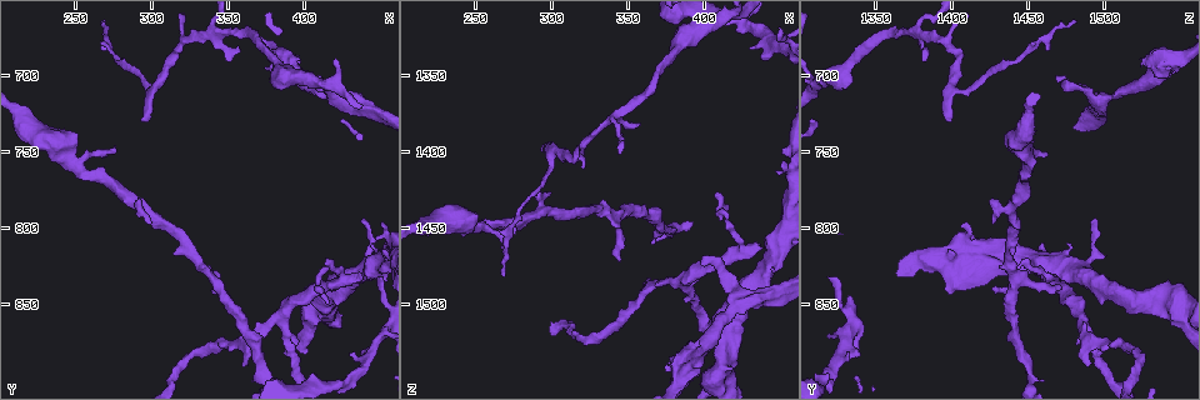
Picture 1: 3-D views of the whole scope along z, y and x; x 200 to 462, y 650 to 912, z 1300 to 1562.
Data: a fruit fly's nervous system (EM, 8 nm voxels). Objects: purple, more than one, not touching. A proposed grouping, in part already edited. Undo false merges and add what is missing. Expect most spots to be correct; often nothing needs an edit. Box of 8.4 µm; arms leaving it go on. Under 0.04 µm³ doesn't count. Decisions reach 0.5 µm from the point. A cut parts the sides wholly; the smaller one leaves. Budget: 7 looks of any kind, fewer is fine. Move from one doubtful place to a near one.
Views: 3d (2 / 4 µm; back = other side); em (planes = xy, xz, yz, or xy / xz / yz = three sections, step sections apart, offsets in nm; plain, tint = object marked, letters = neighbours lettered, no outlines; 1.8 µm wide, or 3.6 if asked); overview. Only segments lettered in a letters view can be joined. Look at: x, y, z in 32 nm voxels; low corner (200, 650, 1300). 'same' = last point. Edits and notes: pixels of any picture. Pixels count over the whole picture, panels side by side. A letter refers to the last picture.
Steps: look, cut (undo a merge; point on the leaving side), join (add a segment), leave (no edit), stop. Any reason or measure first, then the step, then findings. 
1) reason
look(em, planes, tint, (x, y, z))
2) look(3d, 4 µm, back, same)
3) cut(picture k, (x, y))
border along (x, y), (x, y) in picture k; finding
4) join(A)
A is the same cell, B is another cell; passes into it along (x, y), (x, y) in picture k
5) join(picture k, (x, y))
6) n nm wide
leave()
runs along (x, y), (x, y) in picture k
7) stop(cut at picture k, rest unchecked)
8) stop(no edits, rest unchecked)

thin end
look(3d, 4 µm, (346, 840, 1472))

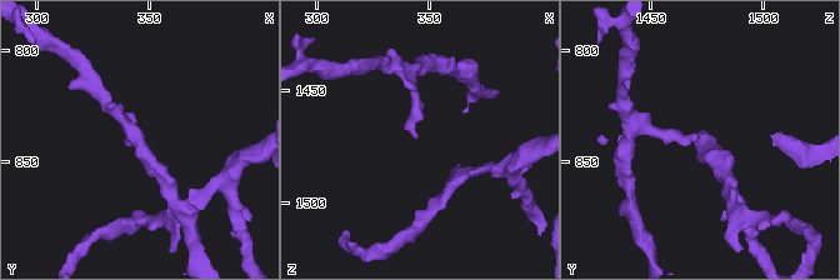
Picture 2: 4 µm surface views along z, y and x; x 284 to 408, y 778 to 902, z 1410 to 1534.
shape alone is not enough
look(em, xy, step 4, letters, (346, 840, 1471))

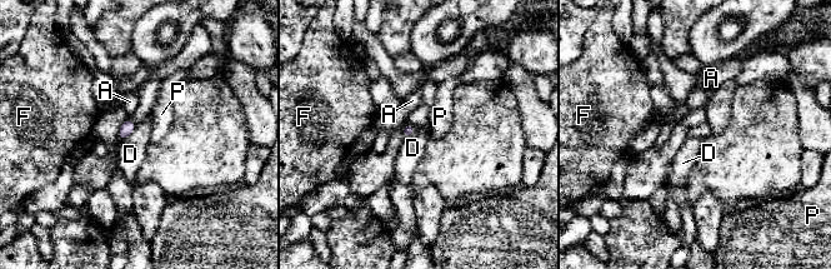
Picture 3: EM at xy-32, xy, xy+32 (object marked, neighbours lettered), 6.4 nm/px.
cut it another way
look(em, planes, letters, same)

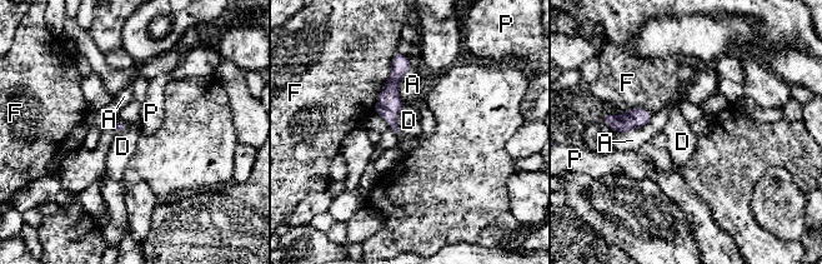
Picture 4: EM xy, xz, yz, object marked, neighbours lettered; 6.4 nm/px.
leave()
A, D, F and P are other cells; runs along (406, 59), (391, 85), (395, 128) in picture 4; no lettered segment goes on from it

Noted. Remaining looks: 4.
branch point
look(3d, 2 µm, (442, 830, 1466))

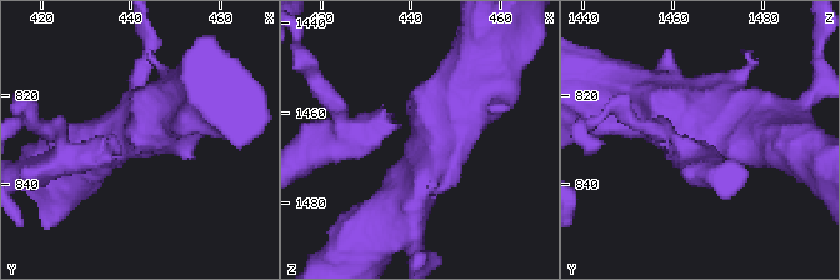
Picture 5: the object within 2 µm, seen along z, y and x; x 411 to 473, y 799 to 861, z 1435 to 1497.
look(em, xz, step 8, tint, (443, 829, 1467))

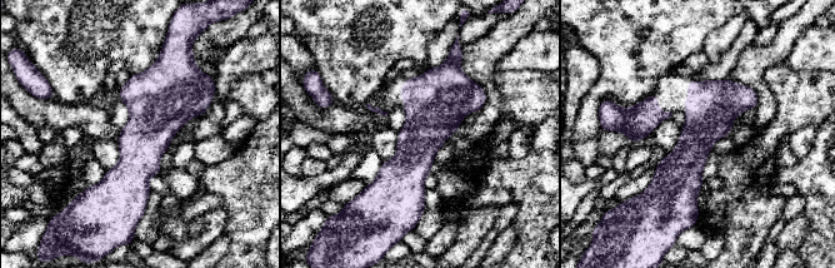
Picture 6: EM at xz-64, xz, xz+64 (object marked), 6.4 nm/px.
look(em, planes, letters, same)

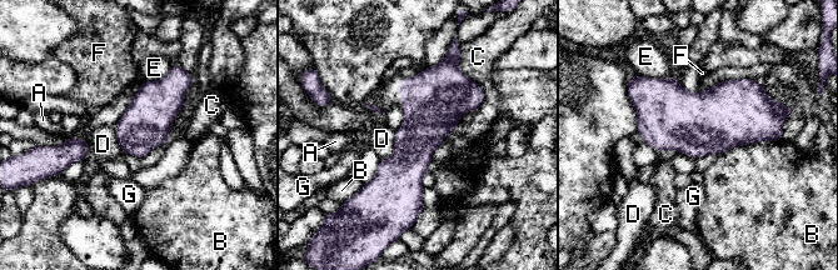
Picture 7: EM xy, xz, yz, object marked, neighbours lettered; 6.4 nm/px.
leave()
A, B, C, D, E, F and G are other cells; border along (397, 131), (393, 154), (382, 160) in picture 7; continuous, no second cell

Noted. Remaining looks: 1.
stop(no edits, rest unchecked)

